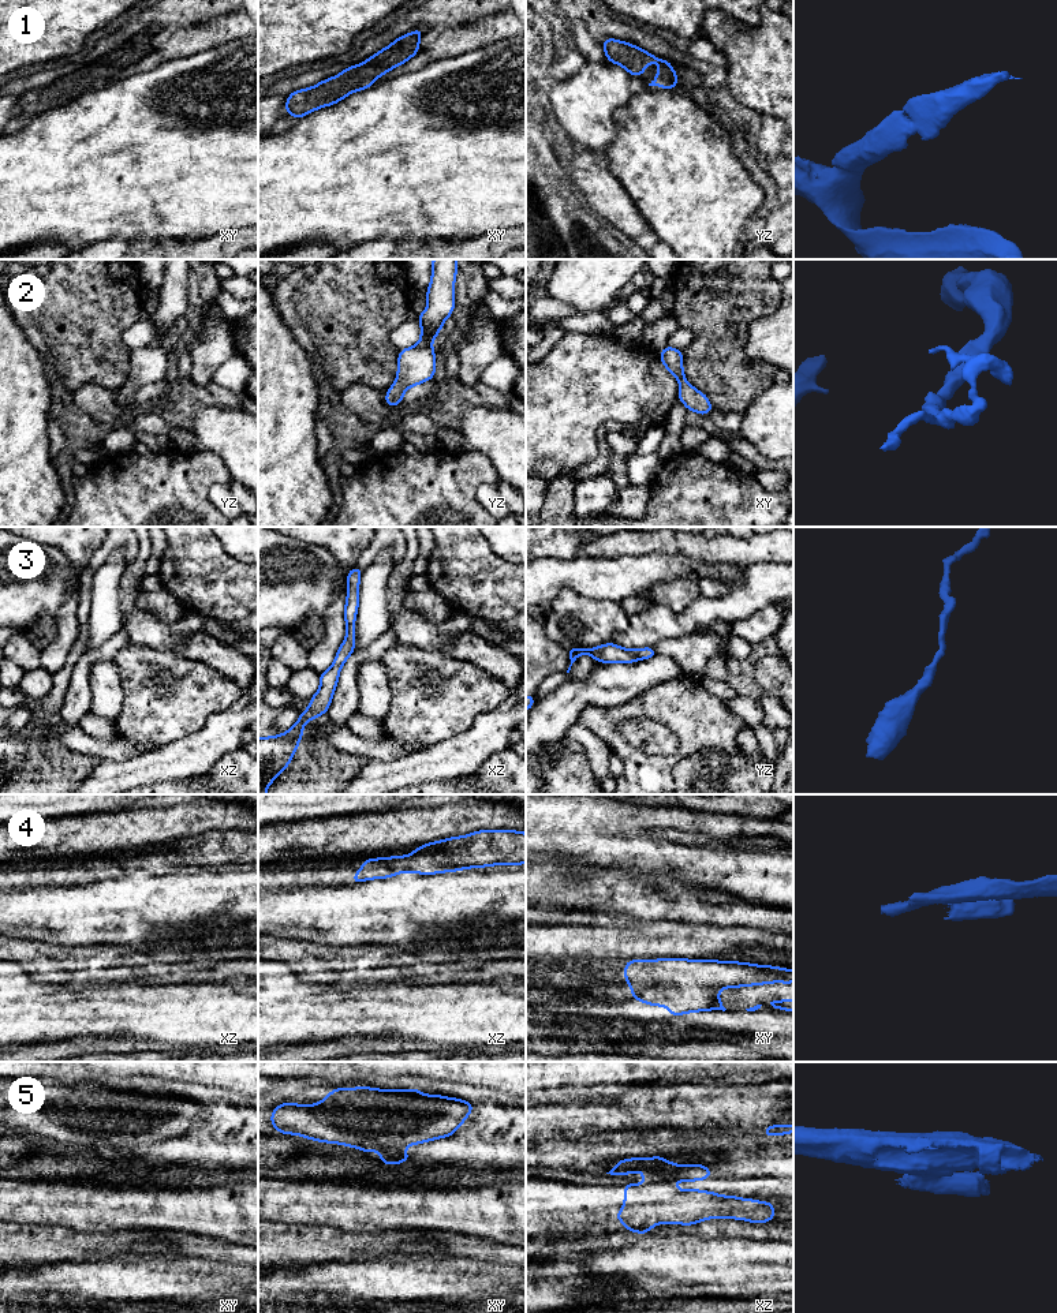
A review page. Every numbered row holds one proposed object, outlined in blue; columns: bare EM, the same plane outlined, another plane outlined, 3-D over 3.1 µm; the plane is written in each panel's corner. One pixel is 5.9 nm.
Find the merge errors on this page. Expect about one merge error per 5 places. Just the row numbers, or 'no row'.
4, 5

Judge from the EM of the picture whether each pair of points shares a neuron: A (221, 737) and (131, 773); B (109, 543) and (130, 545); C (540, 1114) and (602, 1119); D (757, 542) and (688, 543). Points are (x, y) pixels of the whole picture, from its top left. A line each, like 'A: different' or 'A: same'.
A: same
B: same
C: same
D: same

